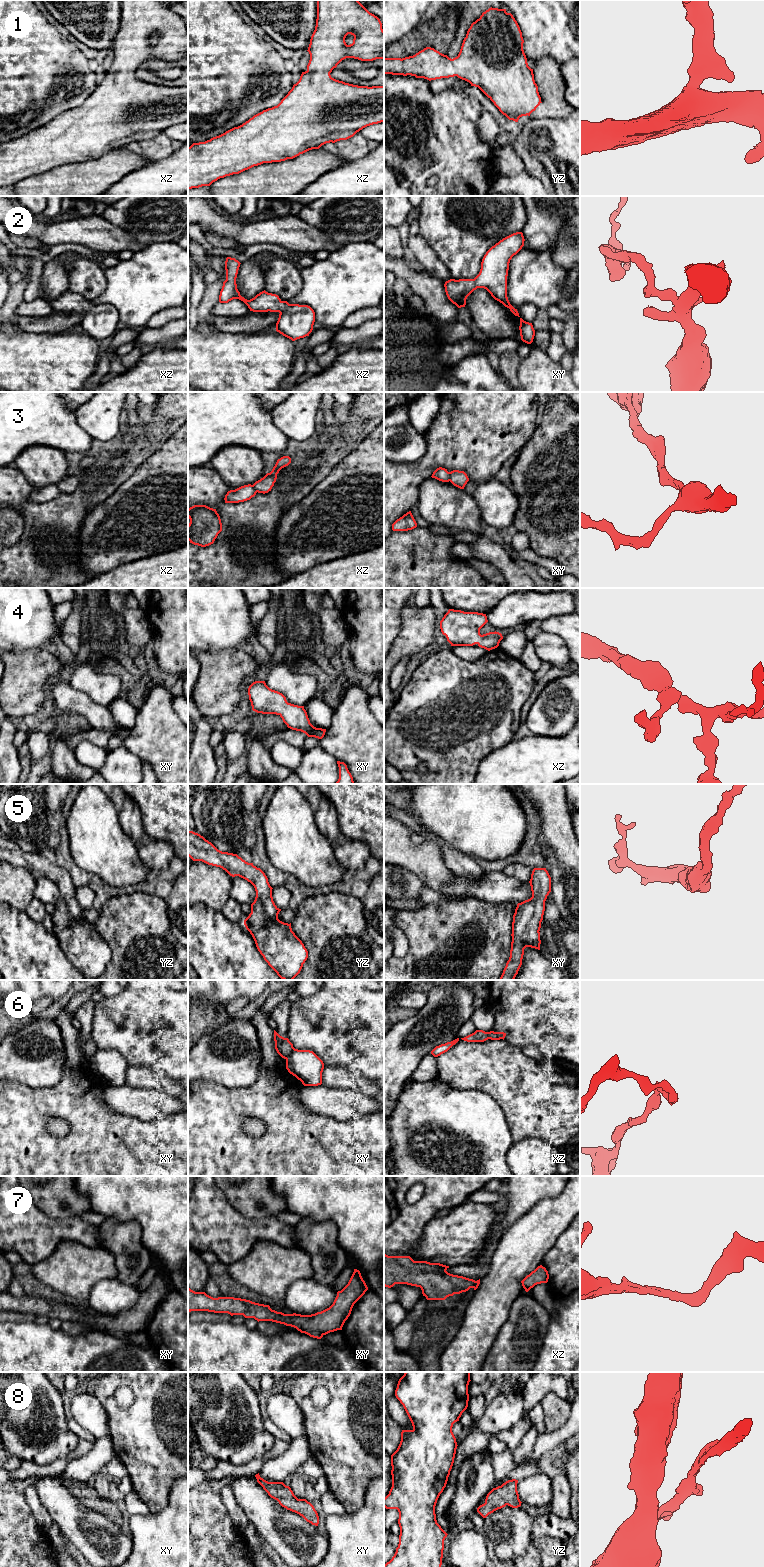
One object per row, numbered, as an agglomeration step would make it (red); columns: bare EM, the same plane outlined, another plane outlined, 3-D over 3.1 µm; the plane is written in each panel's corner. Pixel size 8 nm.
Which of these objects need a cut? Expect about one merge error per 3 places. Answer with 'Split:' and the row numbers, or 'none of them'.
Split: 3, 6

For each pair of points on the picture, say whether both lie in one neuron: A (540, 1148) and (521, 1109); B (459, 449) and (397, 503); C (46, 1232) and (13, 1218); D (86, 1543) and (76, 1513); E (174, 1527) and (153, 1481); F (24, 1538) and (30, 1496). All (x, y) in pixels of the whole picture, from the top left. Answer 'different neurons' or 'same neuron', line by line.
A: different neurons
B: same neuron
C: same neuron
D: same neuron
E: different neurons
F: different neurons

